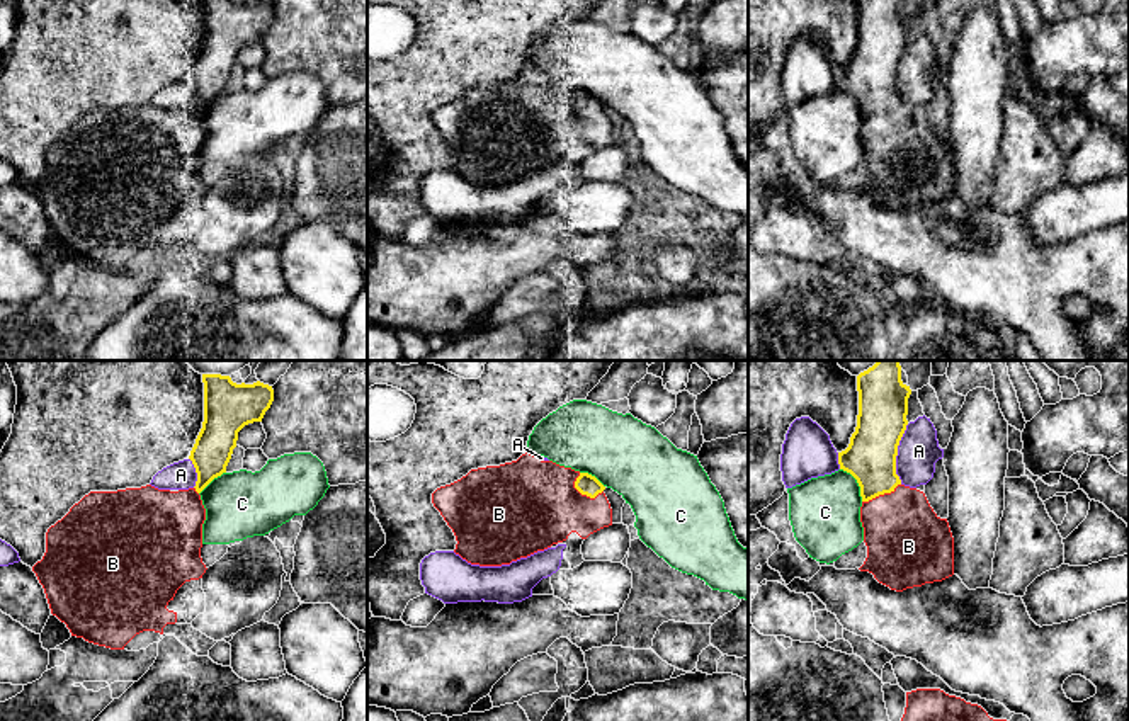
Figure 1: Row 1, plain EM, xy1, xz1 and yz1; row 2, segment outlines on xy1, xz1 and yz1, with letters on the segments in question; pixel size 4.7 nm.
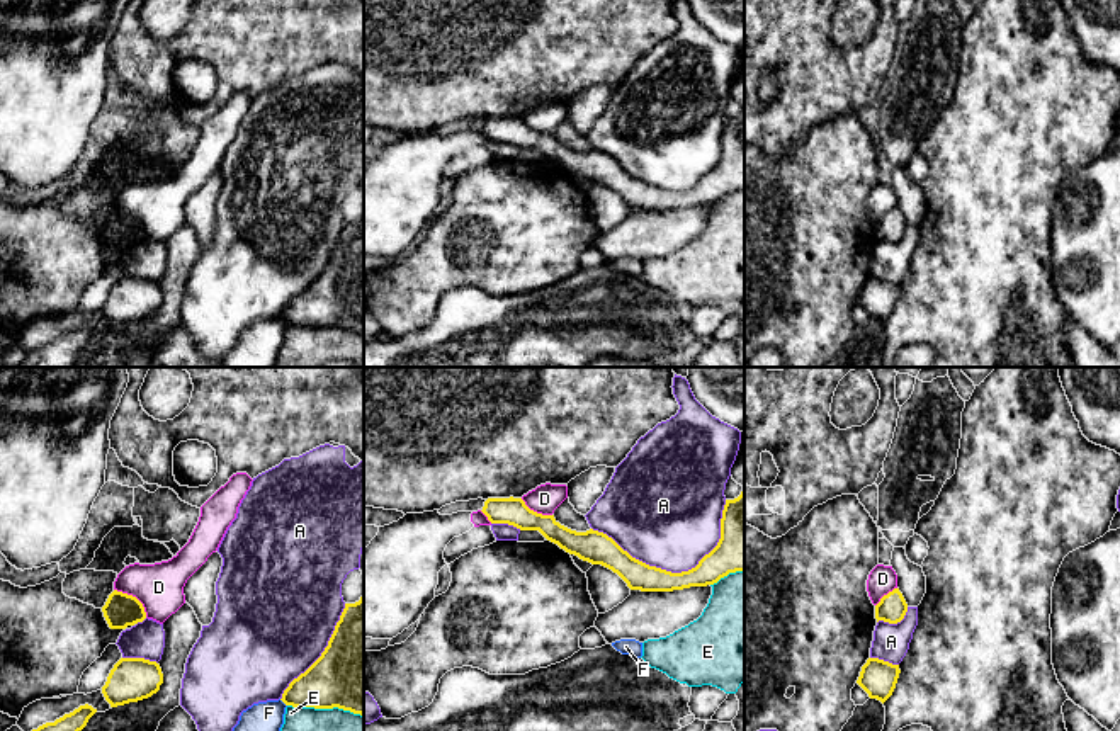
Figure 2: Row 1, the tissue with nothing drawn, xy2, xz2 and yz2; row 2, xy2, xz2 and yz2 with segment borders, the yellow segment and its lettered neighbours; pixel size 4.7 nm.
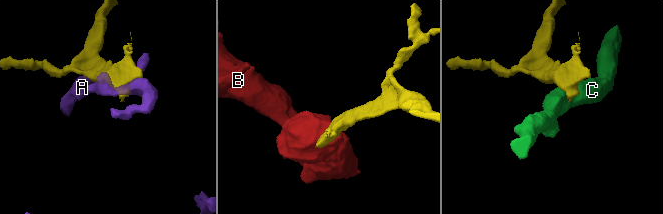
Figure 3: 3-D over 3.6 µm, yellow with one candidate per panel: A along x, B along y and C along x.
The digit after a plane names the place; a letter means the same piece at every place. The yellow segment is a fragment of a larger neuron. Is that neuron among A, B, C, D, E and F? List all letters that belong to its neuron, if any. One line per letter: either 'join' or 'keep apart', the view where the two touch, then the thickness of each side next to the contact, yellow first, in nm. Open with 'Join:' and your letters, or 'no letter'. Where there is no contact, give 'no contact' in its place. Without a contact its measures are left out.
Join: B
A: keep apart; meets yellow in xz2; 150 nm thick on the yellow side, 460 nm on the other
B: join; meets yellow in xz1; 100 nm thick on the yellow side, 400 nm on the other
C: keep apart; meets yellow in yz1; 240 nm thick on the yellow side, 340 nm on the other
D: keep apart; meets yellow in xy2; 160 nm thick on the yellow side, 220 nm on the other
E: keep apart; meets yellow in xy2; 400 nm thick on the yellow side, 220 nm on the other
F: keep apart; meets yellow in xy2; 240 nm thick on the yellow side, 220 nm on the other

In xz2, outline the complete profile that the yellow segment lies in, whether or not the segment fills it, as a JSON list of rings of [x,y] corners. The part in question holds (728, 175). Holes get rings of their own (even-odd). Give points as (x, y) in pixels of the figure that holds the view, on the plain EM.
[[[744,107],[738,117],[726,119],[717,165],[695,187],[682,192],[649,185],[632,177],[603,151],[593,148],[586,151],[571,150],[561,144],[554,134],[530,129],[522,117],[488,117],[481,131],[491,143],[508,143],[520,150],[539,150],[566,172],[612,189],[631,209],[673,211],[707,206],[729,192],[744,190]]]

